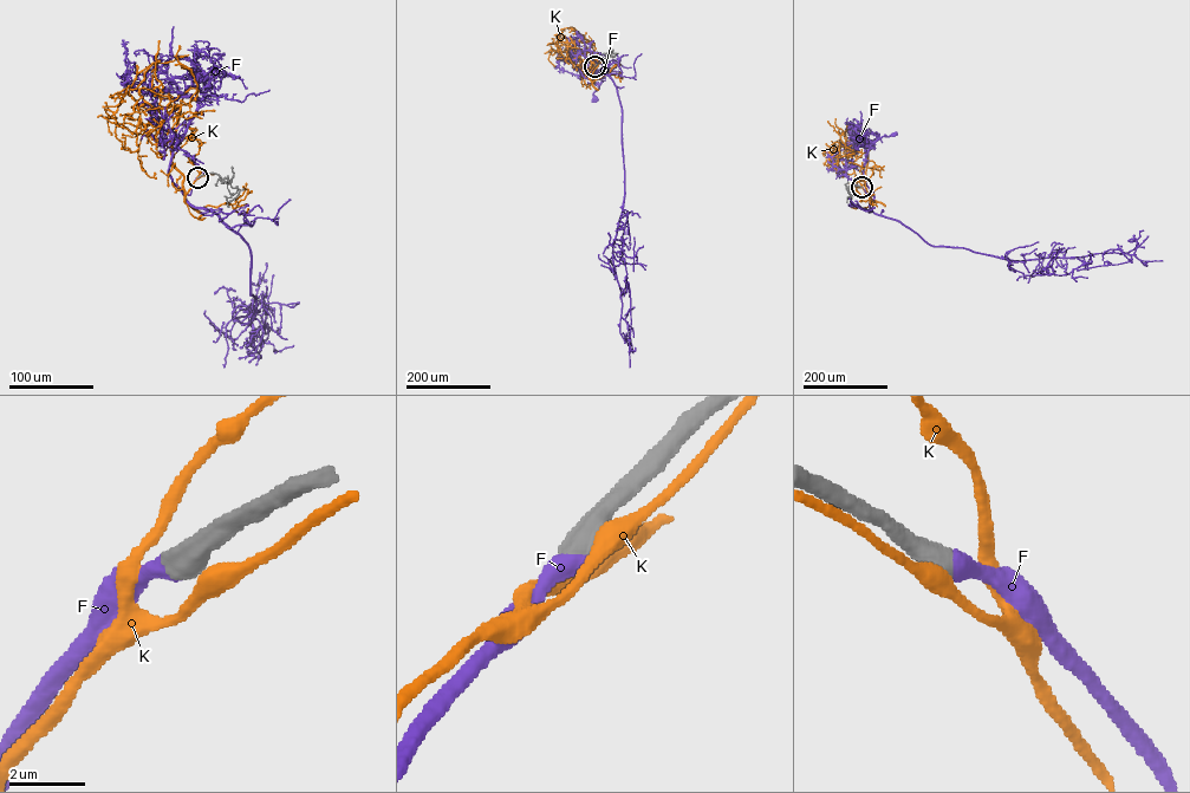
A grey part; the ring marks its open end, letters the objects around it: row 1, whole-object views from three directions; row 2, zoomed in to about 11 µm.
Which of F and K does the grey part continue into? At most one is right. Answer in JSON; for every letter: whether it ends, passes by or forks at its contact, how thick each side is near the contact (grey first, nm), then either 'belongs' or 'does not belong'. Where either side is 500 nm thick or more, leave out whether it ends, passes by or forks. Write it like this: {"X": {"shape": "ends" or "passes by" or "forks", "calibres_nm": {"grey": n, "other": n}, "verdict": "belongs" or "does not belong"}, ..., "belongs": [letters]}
{"F": {"calibres_nm": {"grey": 650, "other": 600}, "verdict": "belongs"}, "K": {"calibres_nm": {"grey": 700, "other": 440}, "verdict": "does not belong"}, "belongs": ["F"]}

